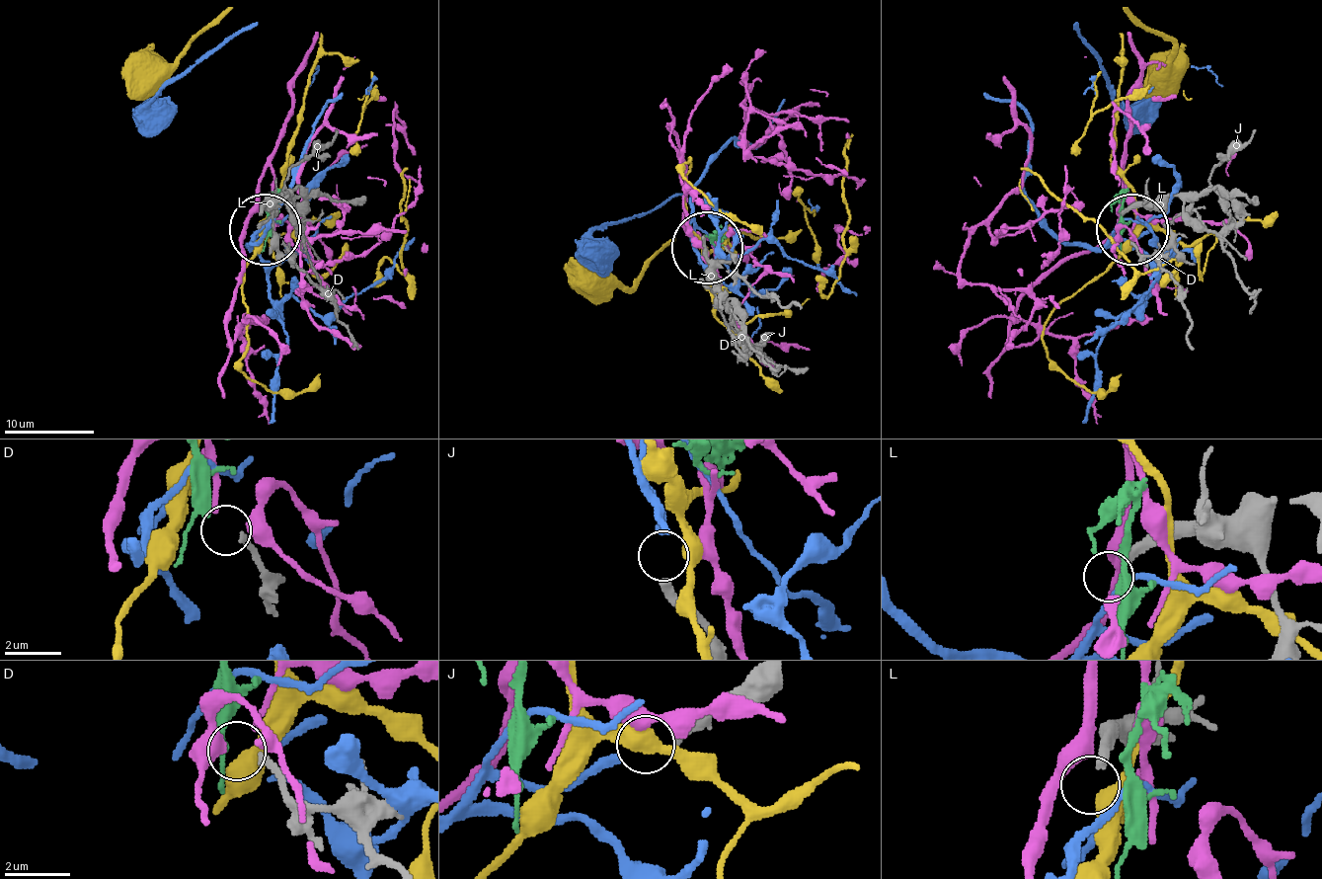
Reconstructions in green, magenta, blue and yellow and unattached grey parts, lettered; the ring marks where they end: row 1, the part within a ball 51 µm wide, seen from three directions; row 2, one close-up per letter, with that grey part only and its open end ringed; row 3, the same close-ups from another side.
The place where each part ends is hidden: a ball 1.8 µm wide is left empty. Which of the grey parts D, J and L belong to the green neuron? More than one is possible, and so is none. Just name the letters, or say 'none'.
D

